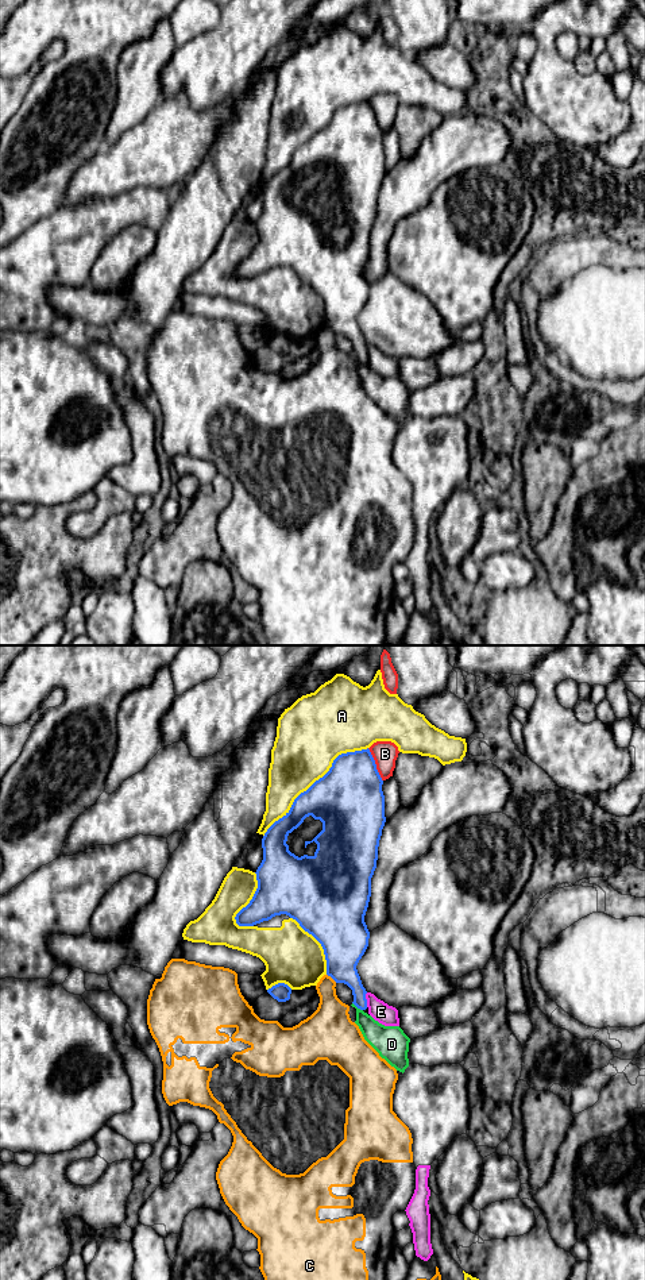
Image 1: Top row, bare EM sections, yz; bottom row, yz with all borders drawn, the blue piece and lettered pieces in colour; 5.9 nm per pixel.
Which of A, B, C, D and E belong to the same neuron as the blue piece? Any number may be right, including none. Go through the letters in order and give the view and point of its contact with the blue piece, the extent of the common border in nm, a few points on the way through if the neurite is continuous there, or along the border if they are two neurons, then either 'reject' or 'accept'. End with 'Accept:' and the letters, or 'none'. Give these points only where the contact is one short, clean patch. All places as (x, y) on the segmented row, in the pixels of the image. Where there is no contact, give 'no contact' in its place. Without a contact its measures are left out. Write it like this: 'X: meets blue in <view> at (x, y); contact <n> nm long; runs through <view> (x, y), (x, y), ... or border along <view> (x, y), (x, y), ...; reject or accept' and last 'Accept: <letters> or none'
A: meets blue in yz at (315, 782); contact 800 nm long; reject
B: meets blue in yz at (375, 764); contact 220 nm long; reject
C: meets blue in yz at (332, 978); contact 80 nm long; reject
D: meets blue in yz at (358, 1007); contact 80 nm long; border along yz (352, 1002), (362, 1010); reject
E: meets blue in yz at (366, 999); contact 90 nm long; border along yz (367, 993), (366, 1006); reject
Accept: none

